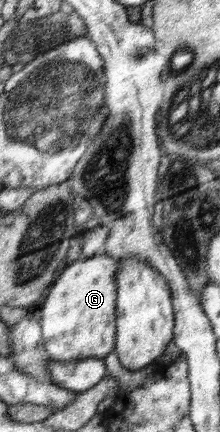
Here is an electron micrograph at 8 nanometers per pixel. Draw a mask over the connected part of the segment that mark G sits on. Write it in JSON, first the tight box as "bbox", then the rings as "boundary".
{"bbox":[36,254,119,363],"boundary":[[[98,254],[97,256],[89,257],[89,259],[75,260],[72,263],[68,264],[69,267],[64,268],[64,270],[59,276],[59,283],[55,283],[55,287],[51,287],[51,291],[49,291],[48,296],[46,297],[45,302],[41,309],[36,311],[36,314],[39,315],[42,325],[42,339],[43,344],[45,345],[46,354],[49,359],[57,359],[59,361],[63,361],[63,363],[75,362],[76,360],[83,360],[87,358],[97,358],[97,359],[105,359],[107,355],[115,350],[115,295],[118,295],[118,281],[116,280],[116,275],[118,275],[119,271],[119,263],[117,259],[112,258],[111,256]]]}

